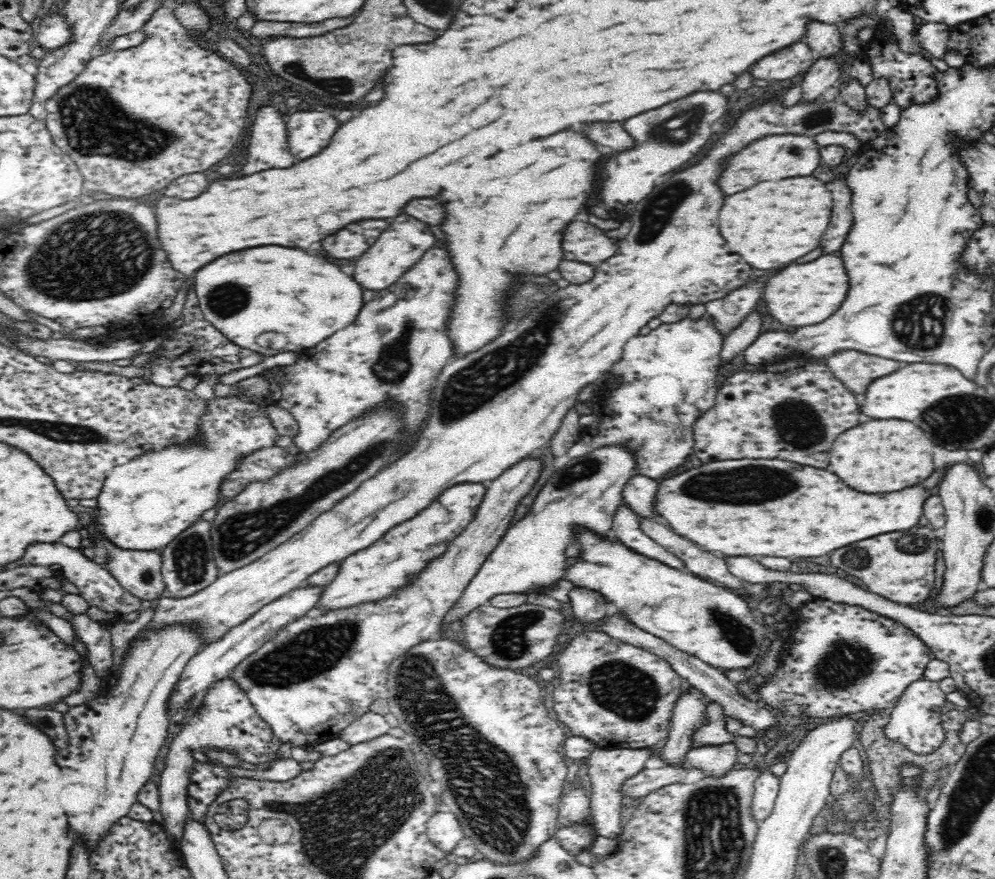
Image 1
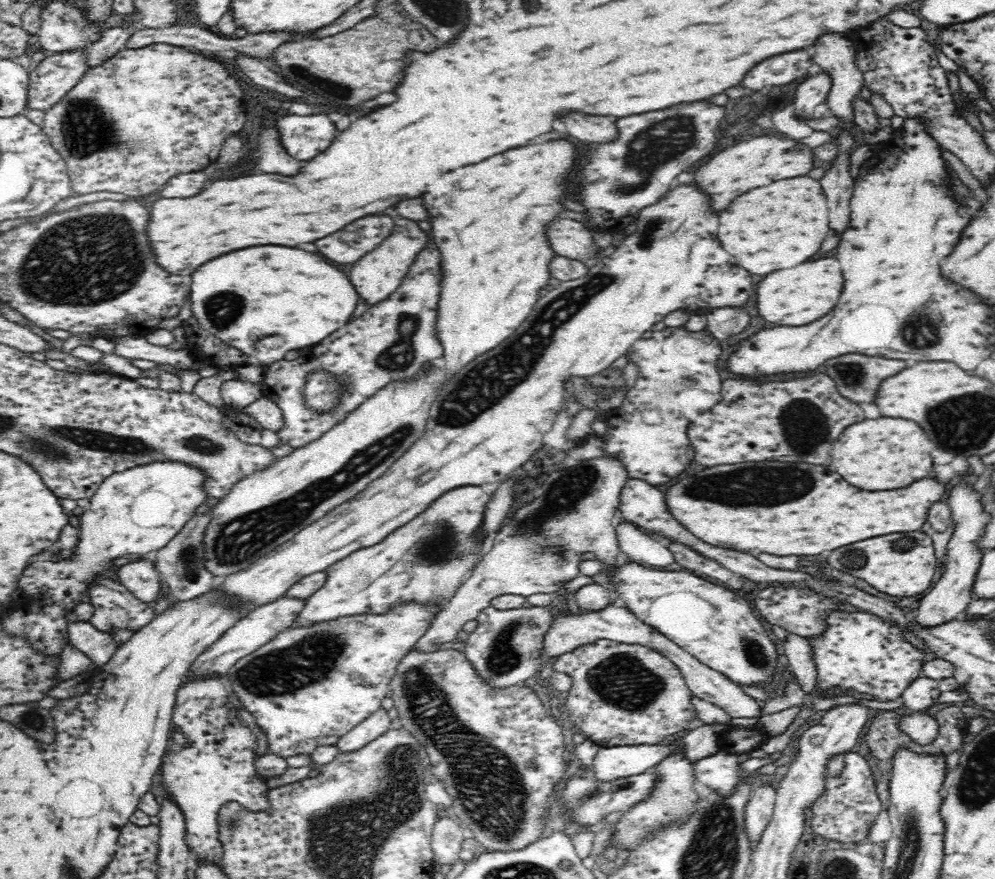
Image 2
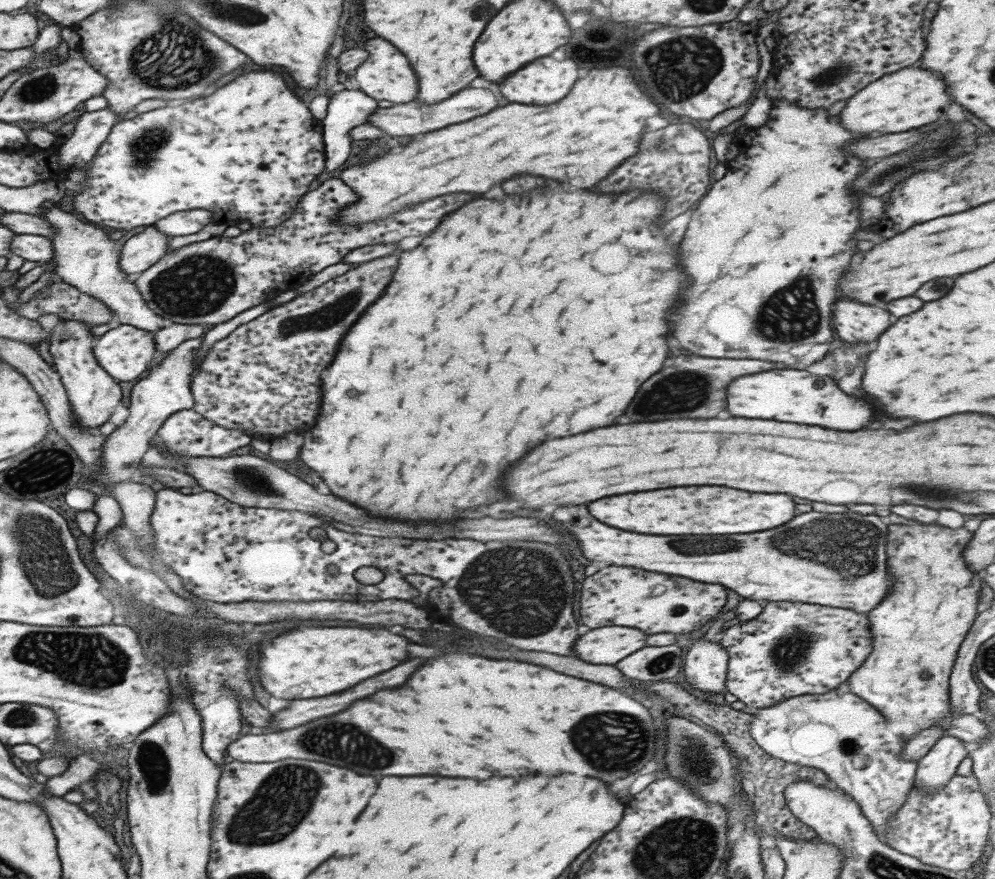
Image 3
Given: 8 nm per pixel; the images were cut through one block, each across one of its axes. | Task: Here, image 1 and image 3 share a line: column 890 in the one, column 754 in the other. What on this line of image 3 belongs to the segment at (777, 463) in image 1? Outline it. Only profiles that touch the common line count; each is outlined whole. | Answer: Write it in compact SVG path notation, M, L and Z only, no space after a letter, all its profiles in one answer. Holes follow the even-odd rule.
M677 486L601 498L591 502L587 510L607 526L637 534L745 534L789 522L793 518L793 500L785 494L757 494L725 486Z

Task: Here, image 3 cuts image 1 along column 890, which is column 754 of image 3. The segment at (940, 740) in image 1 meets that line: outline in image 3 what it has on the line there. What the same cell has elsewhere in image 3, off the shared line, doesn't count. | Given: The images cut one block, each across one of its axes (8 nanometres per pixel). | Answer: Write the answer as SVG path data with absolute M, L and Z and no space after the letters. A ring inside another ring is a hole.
M829 690L817 696L795 696L755 710L749 734L769 758L823 770L831 786L847 792L859 804L861 814L871 822L877 838L885 842L887 822L905 802L915 782L919 762L899 760L909 738L893 732L877 708L841 690Z

